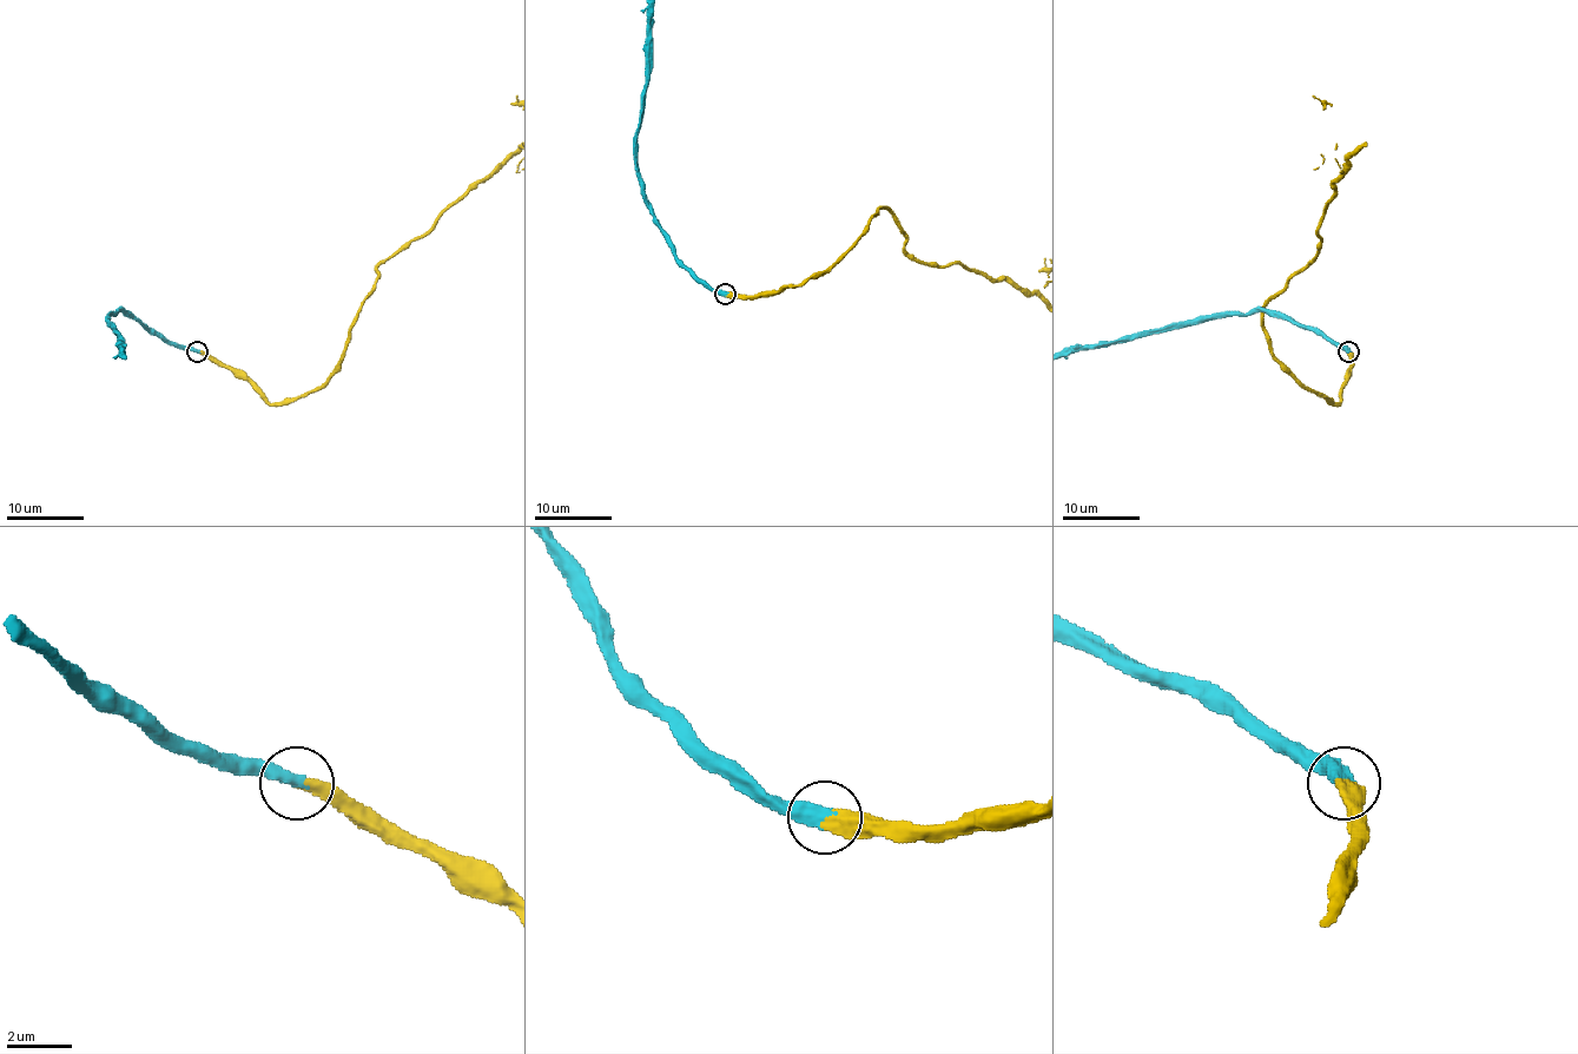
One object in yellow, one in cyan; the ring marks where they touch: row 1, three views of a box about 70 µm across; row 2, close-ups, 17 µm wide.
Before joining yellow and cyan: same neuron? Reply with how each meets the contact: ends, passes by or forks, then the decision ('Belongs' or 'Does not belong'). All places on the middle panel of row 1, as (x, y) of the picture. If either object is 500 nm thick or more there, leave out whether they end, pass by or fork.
At the ring yellow ends. At the ring cyan ends. Belongs

